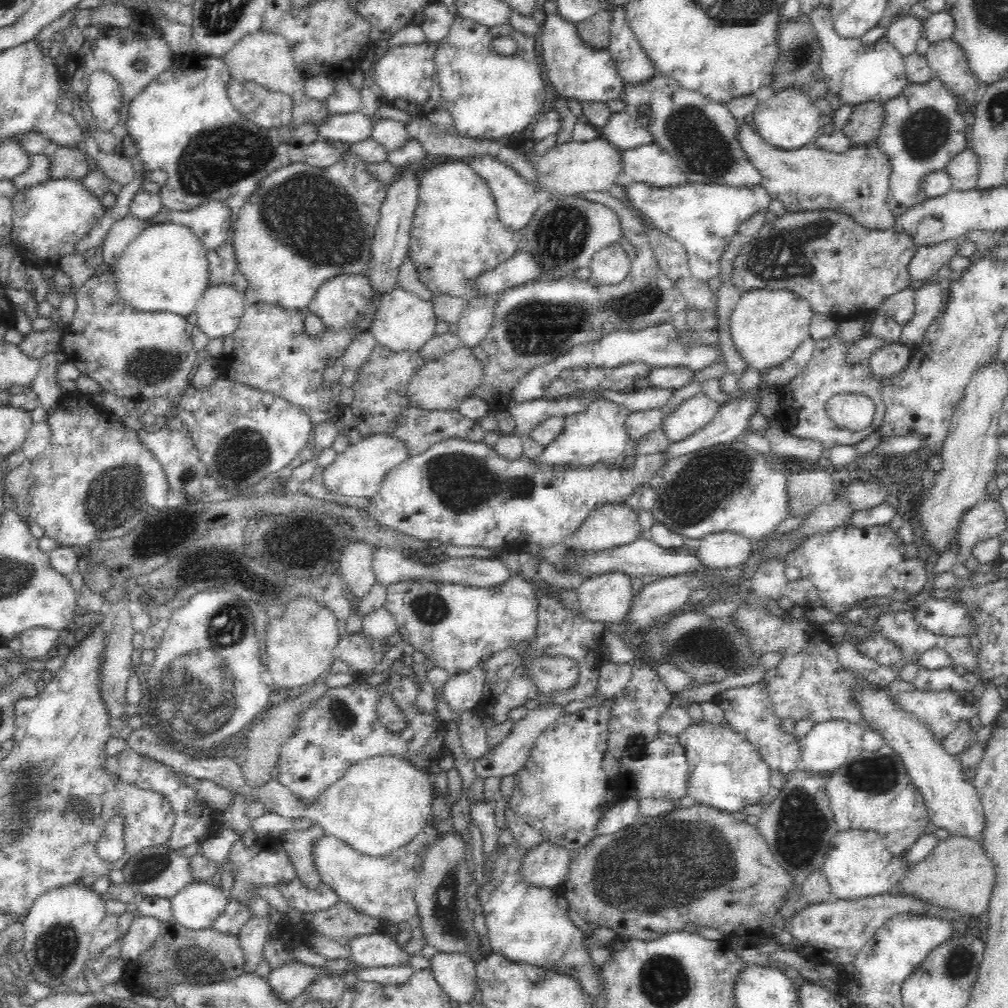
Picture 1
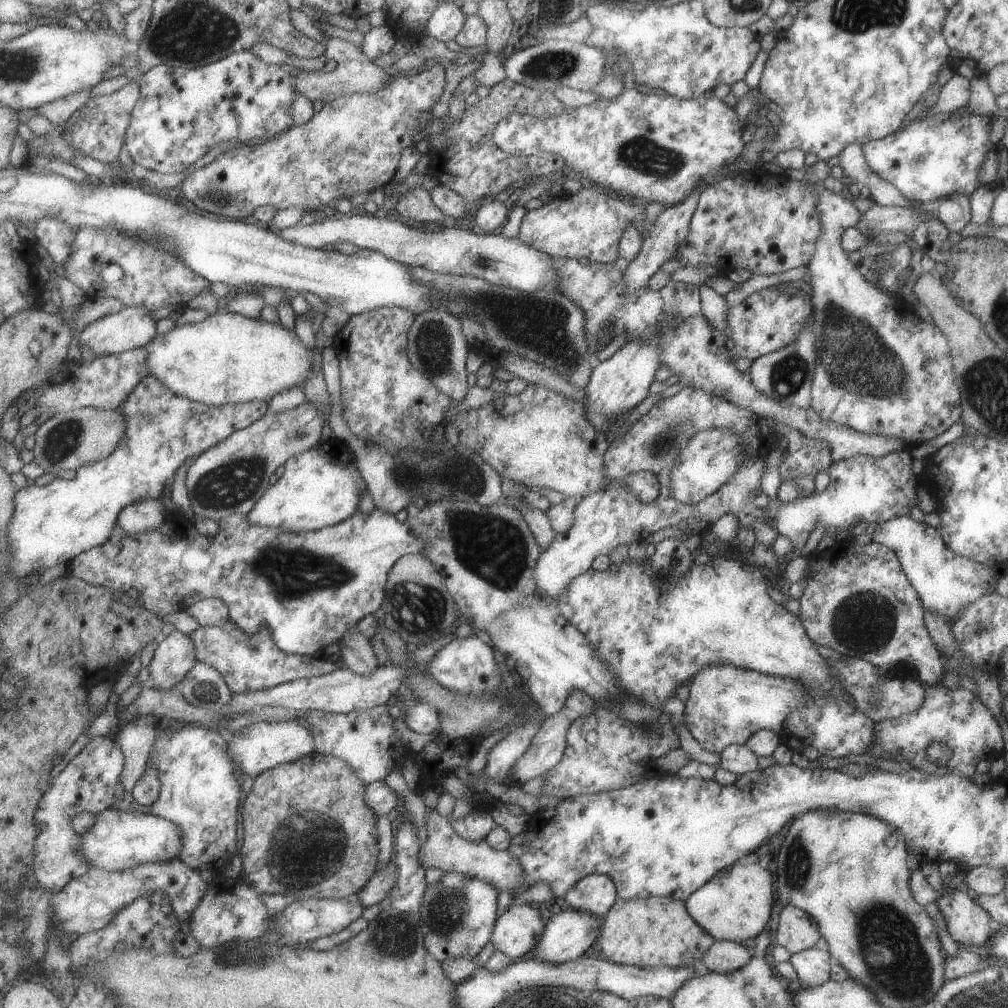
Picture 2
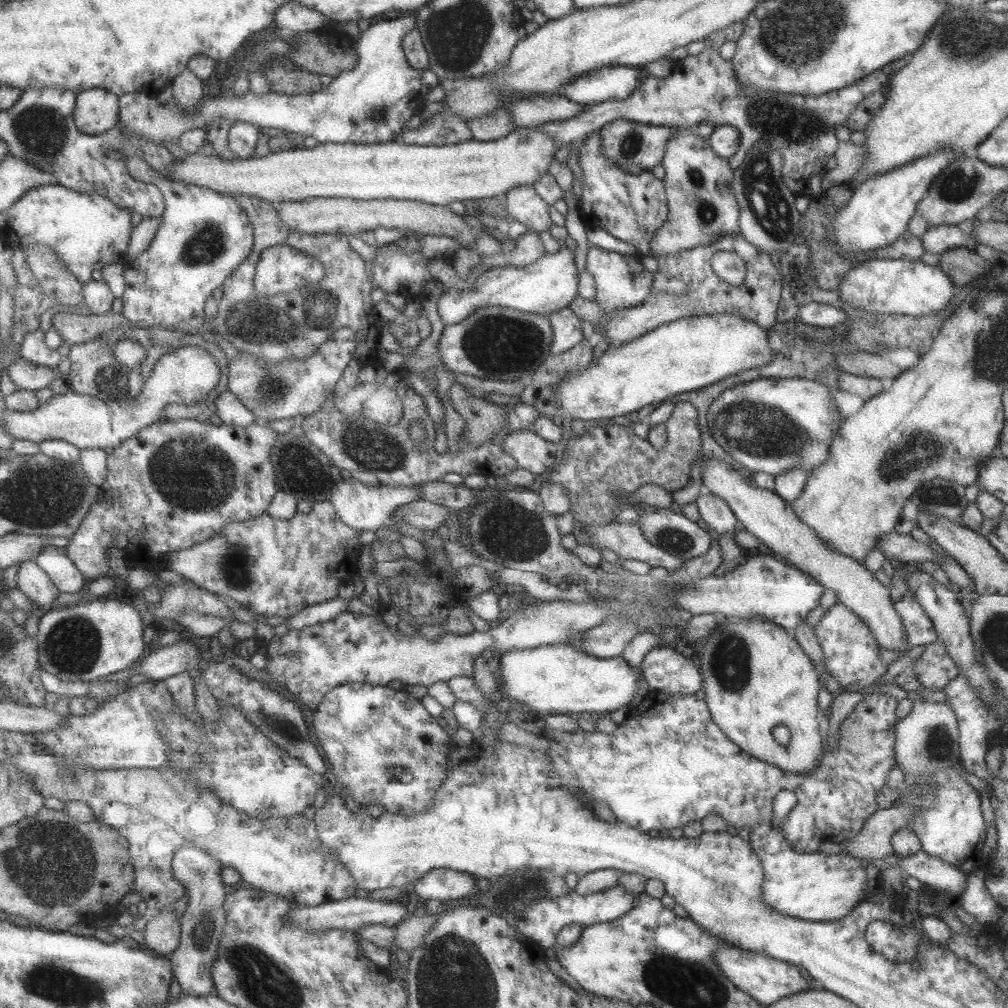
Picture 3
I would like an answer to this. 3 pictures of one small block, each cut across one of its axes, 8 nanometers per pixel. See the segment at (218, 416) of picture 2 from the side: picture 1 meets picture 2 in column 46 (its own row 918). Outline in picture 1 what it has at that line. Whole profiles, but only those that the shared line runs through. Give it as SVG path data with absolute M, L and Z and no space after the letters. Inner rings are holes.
M514 841L505 847L499 847L499 852L494 857L486 859L484 869L493 871L490 882L482 883L477 892L479 906L485 916L487 934L495 953L501 954L506 960L517 963L528 963L543 969L556 970L558 973L567 974L577 980L584 995L592 998L606 992L606 977L602 973L602 966L594 966L590 958L590 945L586 943L586 935L570 920L568 915L558 907L552 895L553 889L533 887L521 881L519 877L520 864L524 860L524 851L518 851Z

